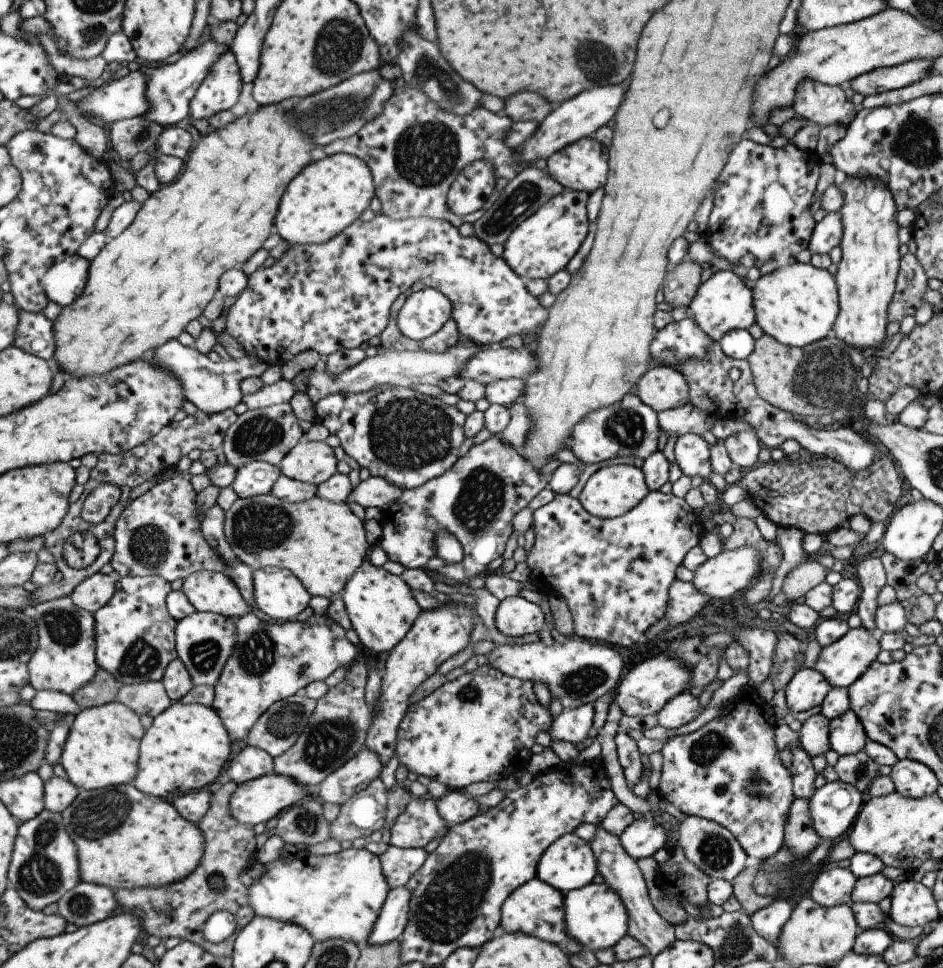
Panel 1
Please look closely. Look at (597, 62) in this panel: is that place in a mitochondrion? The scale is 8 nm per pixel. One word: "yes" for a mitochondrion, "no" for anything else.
yes

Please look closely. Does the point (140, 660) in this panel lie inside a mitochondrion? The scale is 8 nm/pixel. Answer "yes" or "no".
yes

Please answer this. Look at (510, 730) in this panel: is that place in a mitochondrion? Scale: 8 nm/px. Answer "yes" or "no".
no

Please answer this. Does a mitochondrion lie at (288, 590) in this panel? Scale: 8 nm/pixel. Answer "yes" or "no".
no

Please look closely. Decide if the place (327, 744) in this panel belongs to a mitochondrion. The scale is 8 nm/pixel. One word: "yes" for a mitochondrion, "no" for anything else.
yes

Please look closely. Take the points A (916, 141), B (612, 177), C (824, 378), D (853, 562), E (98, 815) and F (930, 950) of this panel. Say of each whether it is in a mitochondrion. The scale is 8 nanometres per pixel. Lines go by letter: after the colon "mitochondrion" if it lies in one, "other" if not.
A: mitochondrion
B: other
C: mitochondrion
D: other
E: mitochondrion
F: other

